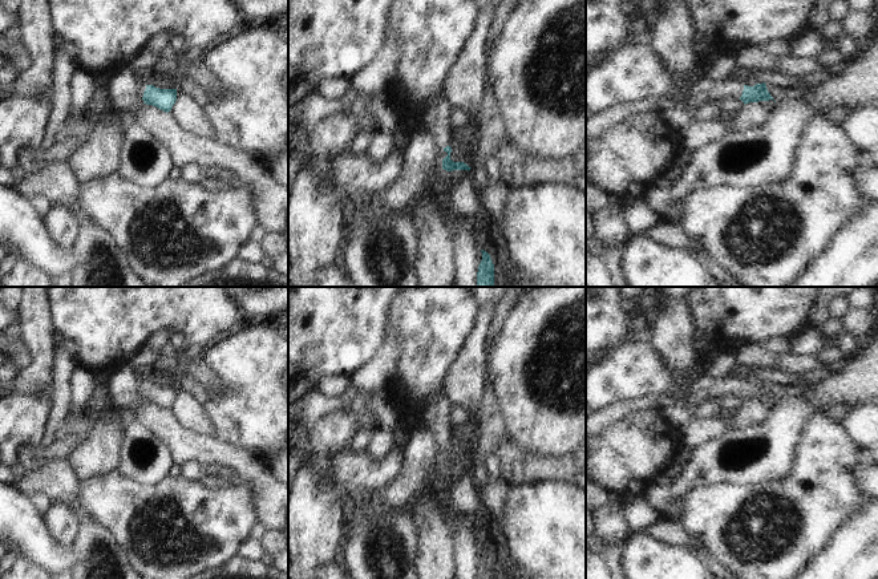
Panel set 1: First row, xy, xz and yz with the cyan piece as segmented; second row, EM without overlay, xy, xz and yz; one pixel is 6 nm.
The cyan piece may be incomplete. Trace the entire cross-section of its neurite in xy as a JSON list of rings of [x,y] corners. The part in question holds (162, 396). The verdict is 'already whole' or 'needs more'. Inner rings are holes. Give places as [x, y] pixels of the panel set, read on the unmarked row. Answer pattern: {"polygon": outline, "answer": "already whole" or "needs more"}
{"polygon": [[[139,382],[138,393],[146,402],[153,402],[169,410],[177,398],[177,386],[159,386],[154,382]]], "answer": "needs more"}

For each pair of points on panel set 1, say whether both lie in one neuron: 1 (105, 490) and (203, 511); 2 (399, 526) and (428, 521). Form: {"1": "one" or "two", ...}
{"1": "one", "2": "two"}

